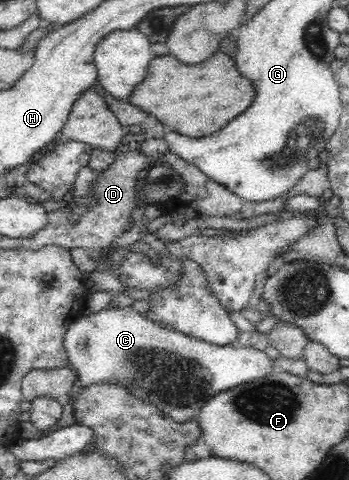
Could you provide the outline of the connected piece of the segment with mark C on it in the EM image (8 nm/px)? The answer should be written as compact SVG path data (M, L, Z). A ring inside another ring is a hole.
M111 302L102 310L87 318L89 322L73 320L64 335L65 352L69 367L76 371L80 388L93 383L111 382L121 385L137 399L155 405L163 415L169 415L175 422L190 421L200 412L202 406L215 394L233 388L255 378L267 376L271 371L272 360L263 351L253 347L243 347L237 341L225 346L209 344L199 338L186 336L173 328L159 325L158 322L145 318L132 307L113 306ZM119 378L127 378L131 386L119 384Z

